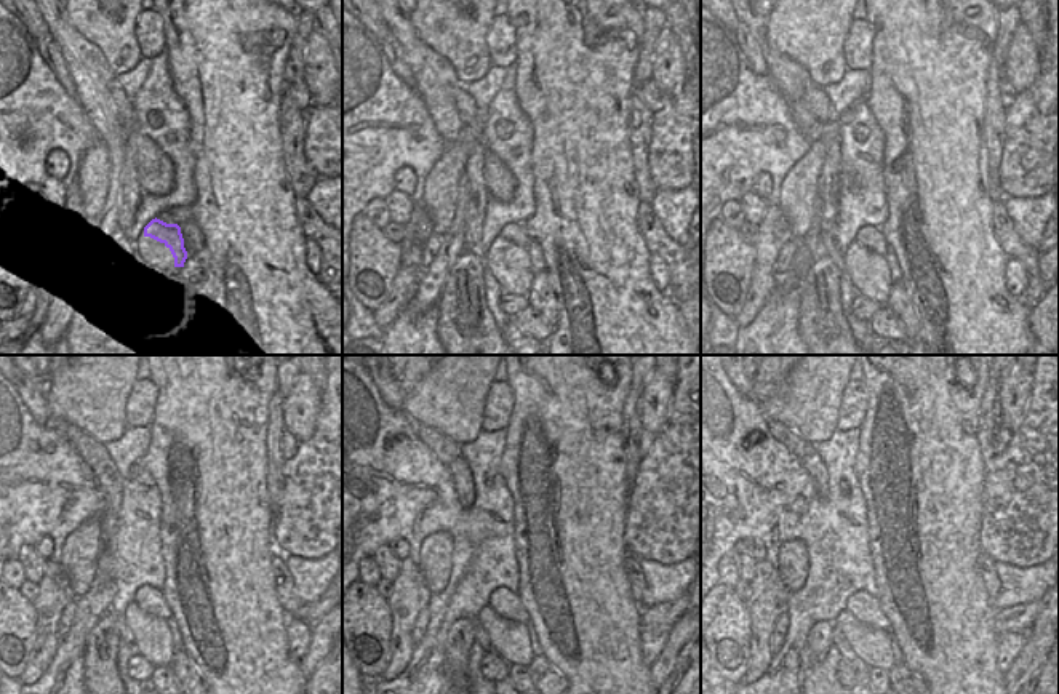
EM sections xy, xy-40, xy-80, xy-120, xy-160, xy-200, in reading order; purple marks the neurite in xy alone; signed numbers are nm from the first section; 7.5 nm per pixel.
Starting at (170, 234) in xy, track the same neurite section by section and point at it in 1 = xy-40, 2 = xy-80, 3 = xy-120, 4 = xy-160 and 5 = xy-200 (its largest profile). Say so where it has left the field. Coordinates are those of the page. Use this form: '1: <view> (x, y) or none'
1: xy-40 (515, 232)
2: xy-80 (871, 237)
3: xy-120 (149, 598)
4: xy-160 (504, 602)
5: xy-200 (866, 608)

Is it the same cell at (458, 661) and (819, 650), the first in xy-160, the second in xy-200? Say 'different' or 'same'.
same

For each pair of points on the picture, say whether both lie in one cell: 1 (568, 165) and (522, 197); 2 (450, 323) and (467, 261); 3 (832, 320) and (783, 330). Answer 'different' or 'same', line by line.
1: different
2: same
3: different

